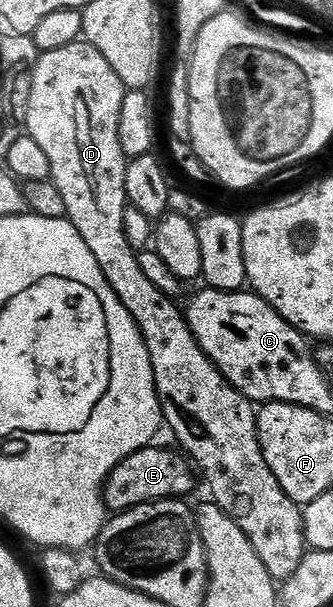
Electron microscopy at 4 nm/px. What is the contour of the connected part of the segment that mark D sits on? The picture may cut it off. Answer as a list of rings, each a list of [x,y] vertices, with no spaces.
[[[80,42],[61,46],[61,50],[42,53],[31,71],[30,83],[26,135],[31,136],[33,142],[39,143],[41,151],[49,157],[50,181],[55,184],[65,202],[66,219],[71,221],[77,234],[81,234],[93,258],[97,258],[97,266],[101,266],[105,282],[113,286],[113,294],[121,298],[121,306],[129,310],[133,322],[137,322],[145,338],[145,346],[153,362],[153,378],[163,407],[166,427],[171,427],[172,434],[179,439],[178,447],[194,461],[202,479],[203,476],[207,479],[207,488],[211,491],[210,499],[221,510],[225,510],[225,514],[229,514],[229,518],[233,518],[233,522],[241,526],[245,538],[253,542],[253,550],[257,550],[257,558],[261,558],[272,580],[286,582],[297,570],[297,566],[301,566],[303,557],[309,551],[303,529],[303,508],[295,504],[293,498],[285,494],[285,490],[281,490],[281,482],[277,482],[273,470],[269,470],[269,464],[265,462],[265,454],[261,450],[257,434],[256,405],[239,393],[219,373],[218,366],[204,354],[193,330],[187,324],[184,309],[180,305],[178,308],[172,297],[157,290],[157,286],[149,282],[145,270],[141,270],[139,252],[129,246],[129,238],[125,238],[125,210],[129,207],[125,174],[129,158],[121,150],[119,137],[121,102],[125,95],[121,78],[117,78],[113,66],[105,62],[101,50]]]

